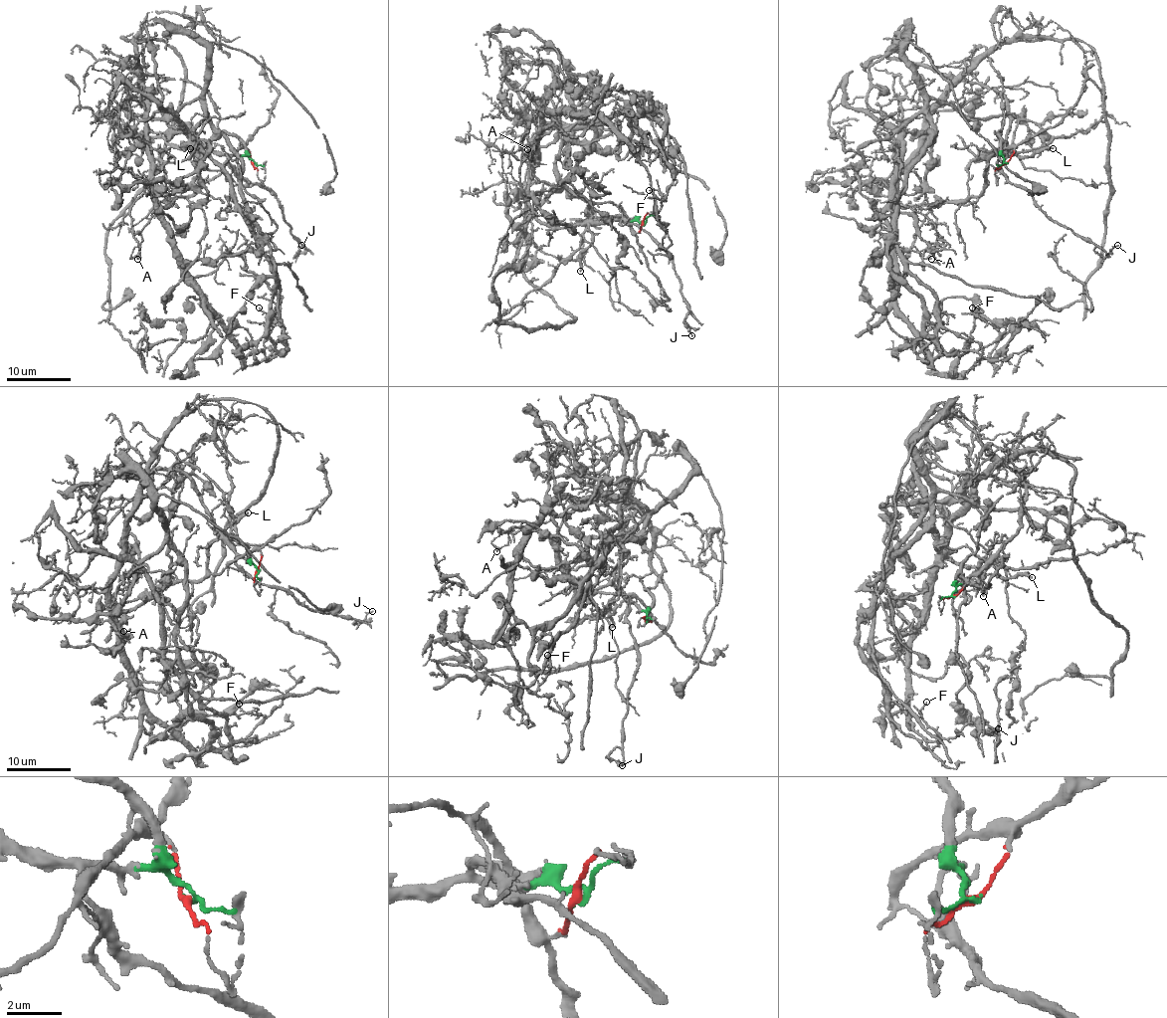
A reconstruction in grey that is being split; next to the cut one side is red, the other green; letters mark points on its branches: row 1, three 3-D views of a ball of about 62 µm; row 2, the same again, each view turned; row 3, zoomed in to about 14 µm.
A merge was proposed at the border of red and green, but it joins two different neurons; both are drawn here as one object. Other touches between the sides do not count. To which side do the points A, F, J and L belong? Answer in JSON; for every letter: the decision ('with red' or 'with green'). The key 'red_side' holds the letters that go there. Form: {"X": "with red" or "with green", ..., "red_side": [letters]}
{"A": "with red", "F": "with red", "J": "with green", "L": "with green", "red_side": ["A", "F"]}

